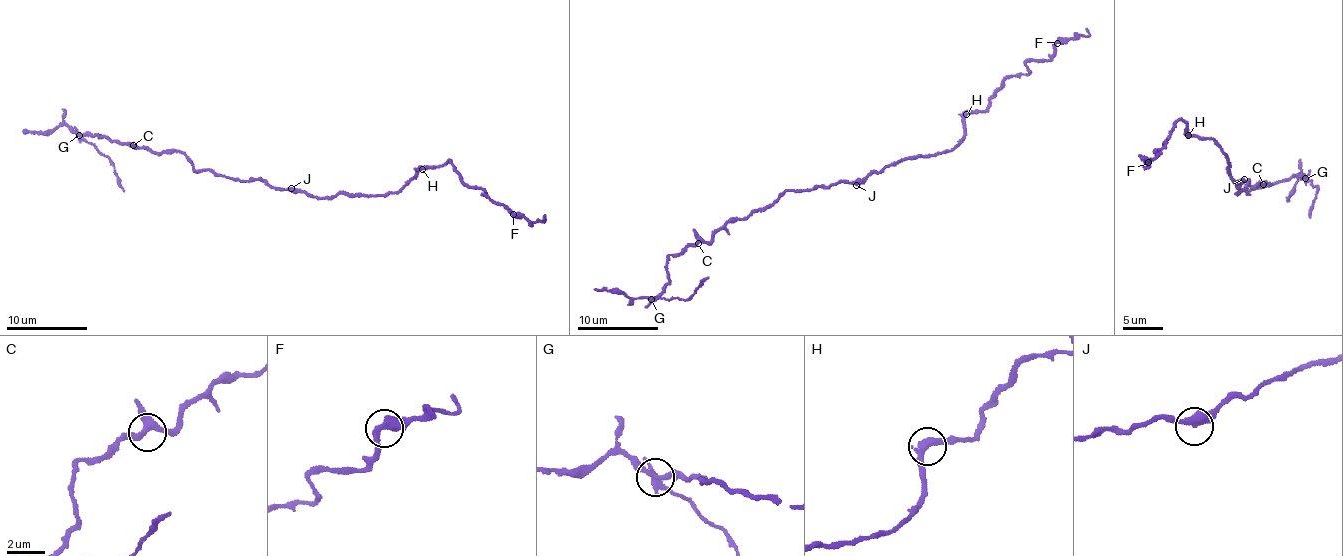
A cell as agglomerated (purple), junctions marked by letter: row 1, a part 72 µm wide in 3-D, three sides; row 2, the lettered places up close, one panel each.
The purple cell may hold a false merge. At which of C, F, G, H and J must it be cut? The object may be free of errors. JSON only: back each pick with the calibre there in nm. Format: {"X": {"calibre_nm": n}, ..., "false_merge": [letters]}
{"G": {"calibre_nm": 320}, "false_merge": ["G"]}

